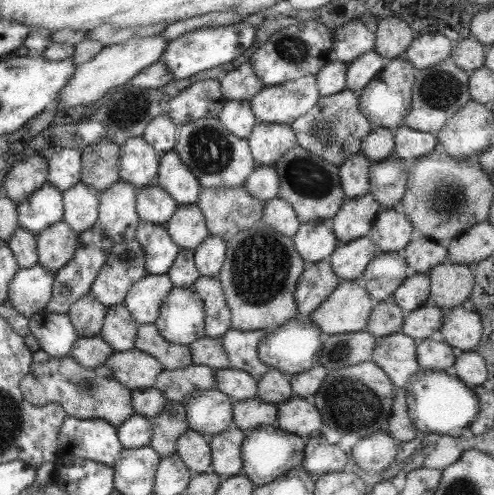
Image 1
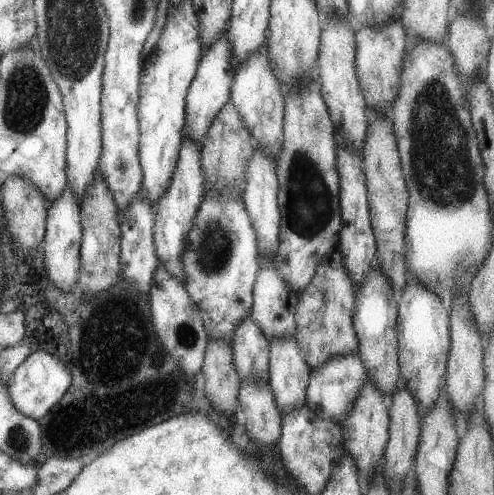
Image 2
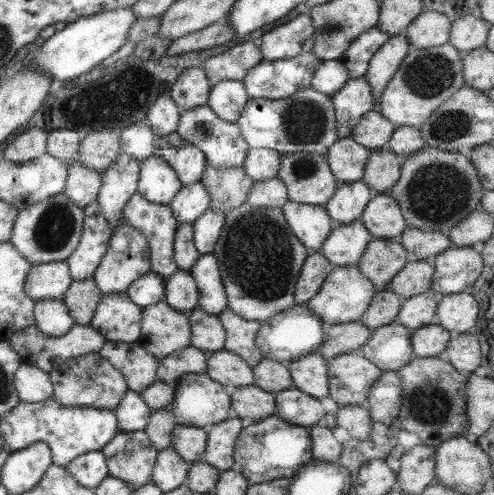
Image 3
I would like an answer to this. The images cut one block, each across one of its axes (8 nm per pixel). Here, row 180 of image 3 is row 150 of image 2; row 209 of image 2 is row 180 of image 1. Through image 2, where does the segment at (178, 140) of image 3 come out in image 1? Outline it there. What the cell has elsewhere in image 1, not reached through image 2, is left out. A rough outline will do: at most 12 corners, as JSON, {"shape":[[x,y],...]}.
{"shape":[[177,152],[159,158],[155,182],[177,206],[197,204],[199,182]]}

